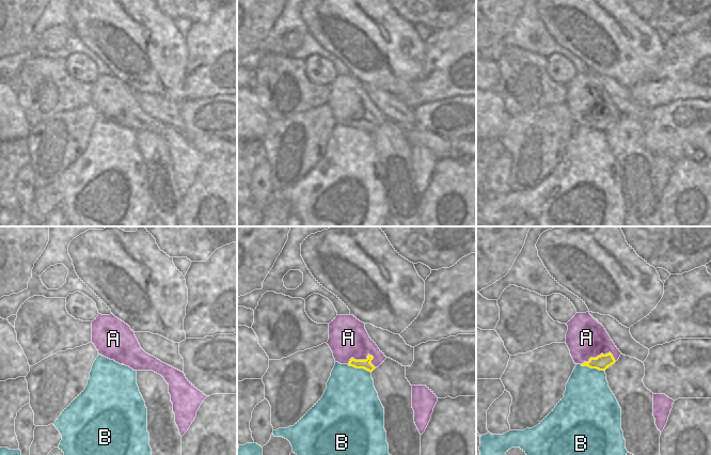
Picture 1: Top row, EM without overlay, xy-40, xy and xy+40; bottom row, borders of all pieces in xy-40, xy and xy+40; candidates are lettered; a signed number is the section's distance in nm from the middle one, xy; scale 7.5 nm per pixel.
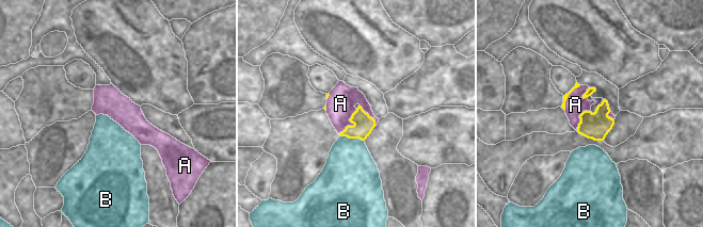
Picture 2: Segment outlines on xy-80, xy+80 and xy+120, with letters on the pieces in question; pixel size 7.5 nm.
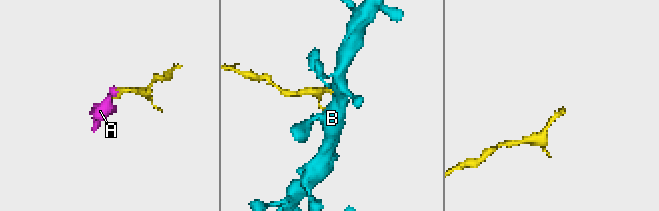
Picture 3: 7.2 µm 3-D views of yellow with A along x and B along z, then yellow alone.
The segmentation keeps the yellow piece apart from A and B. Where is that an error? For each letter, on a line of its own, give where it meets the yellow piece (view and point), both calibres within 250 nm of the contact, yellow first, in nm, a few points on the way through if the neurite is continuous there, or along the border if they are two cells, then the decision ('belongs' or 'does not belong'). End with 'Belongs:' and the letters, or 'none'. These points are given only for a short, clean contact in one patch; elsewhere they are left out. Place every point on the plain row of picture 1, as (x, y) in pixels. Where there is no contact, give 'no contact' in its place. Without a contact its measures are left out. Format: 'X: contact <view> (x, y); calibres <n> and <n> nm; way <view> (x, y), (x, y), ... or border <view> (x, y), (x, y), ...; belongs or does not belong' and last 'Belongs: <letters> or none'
A: contact xy (366, 120); calibres 70 and 300 nm; belongs
B: contact xy (359, 128); calibres 70 and 400 nm; border xy (347, 125), (353, 128), (363, 128), (370, 134); does not belong
Belongs: A

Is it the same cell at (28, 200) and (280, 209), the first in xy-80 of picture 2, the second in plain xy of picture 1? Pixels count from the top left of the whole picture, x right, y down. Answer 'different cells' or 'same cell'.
different cells

